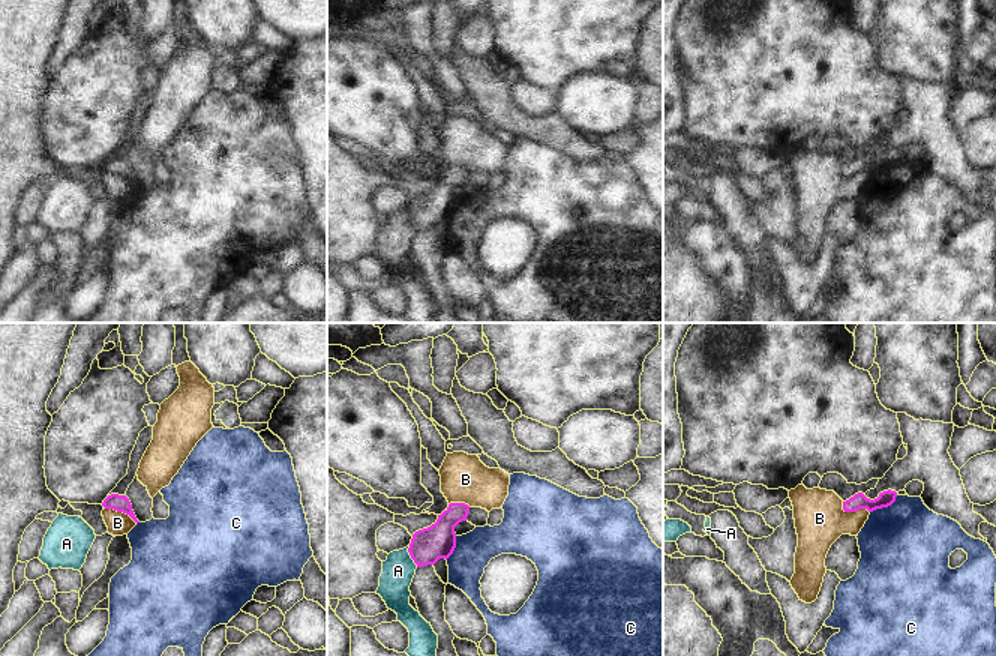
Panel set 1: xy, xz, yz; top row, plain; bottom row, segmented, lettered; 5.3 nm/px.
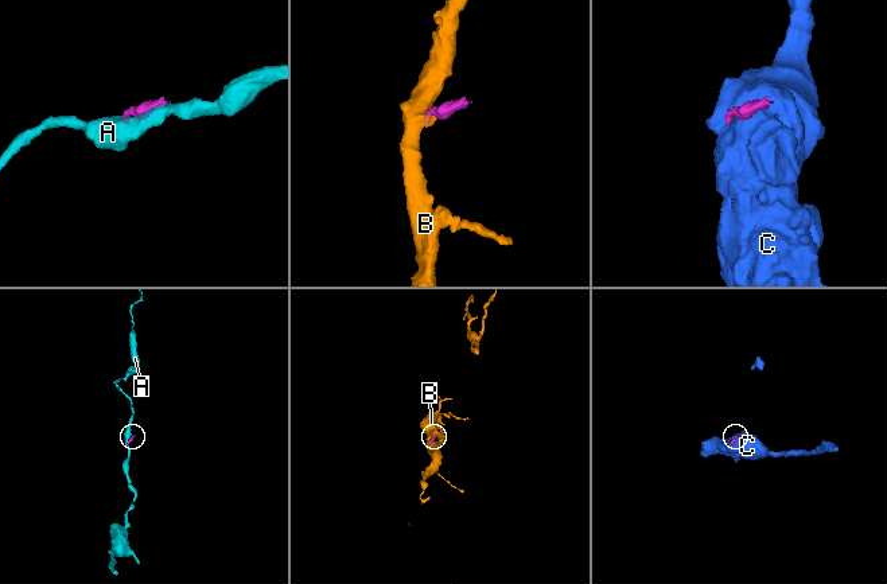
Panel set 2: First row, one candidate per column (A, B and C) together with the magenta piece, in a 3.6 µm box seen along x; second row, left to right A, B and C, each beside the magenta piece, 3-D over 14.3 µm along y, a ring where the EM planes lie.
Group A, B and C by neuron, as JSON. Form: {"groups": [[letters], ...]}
{"groups": [["A"], ["B"], ["C"]]}

